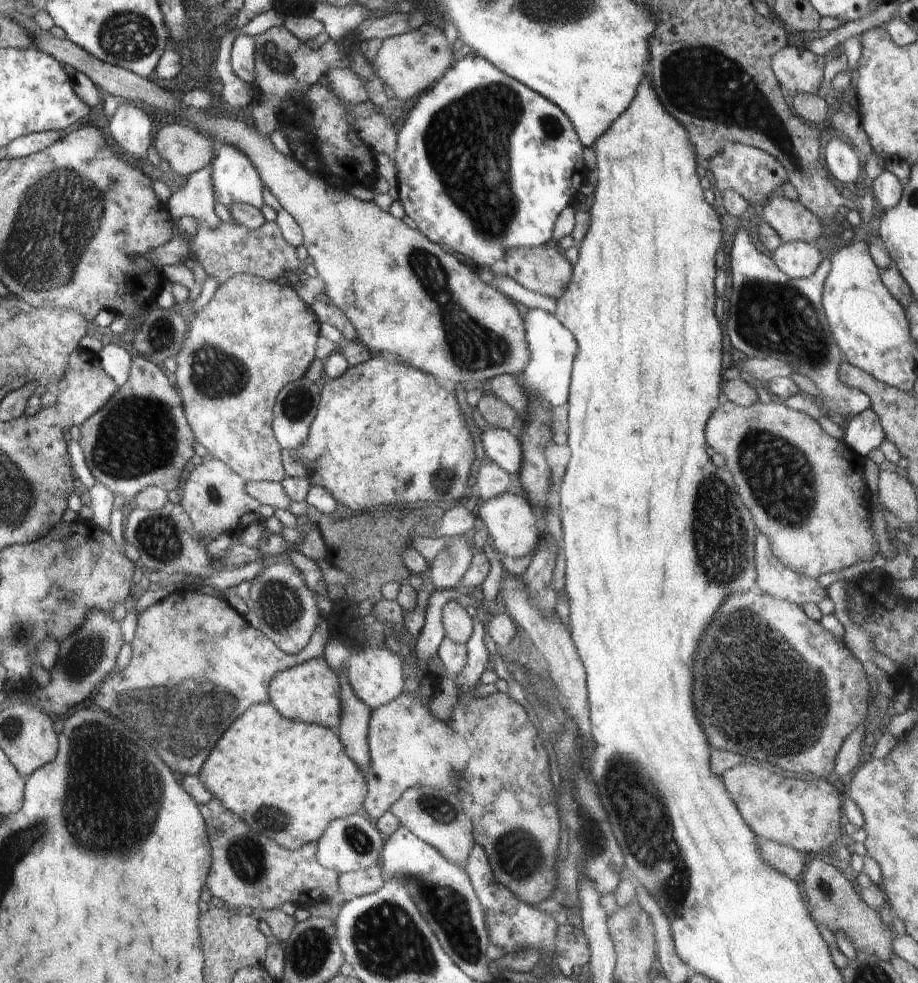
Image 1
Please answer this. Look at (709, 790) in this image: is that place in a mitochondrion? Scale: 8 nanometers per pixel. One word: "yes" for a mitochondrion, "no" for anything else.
no

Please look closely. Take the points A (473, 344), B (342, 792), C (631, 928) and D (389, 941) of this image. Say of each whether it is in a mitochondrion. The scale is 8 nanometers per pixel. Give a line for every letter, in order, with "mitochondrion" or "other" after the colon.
A: mitochondrion
B: other
C: mitochondrion
D: mitochondrion

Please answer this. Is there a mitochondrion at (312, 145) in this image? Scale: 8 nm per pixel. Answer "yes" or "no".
no

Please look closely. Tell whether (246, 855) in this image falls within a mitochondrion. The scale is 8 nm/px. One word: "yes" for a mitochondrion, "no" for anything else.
yes

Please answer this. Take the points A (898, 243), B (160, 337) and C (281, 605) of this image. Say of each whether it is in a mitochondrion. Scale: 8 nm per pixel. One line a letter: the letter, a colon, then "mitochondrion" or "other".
A: other
B: mitochondrion
C: mitochondrion

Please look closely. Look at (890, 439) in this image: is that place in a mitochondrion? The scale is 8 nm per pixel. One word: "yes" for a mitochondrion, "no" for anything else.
no

